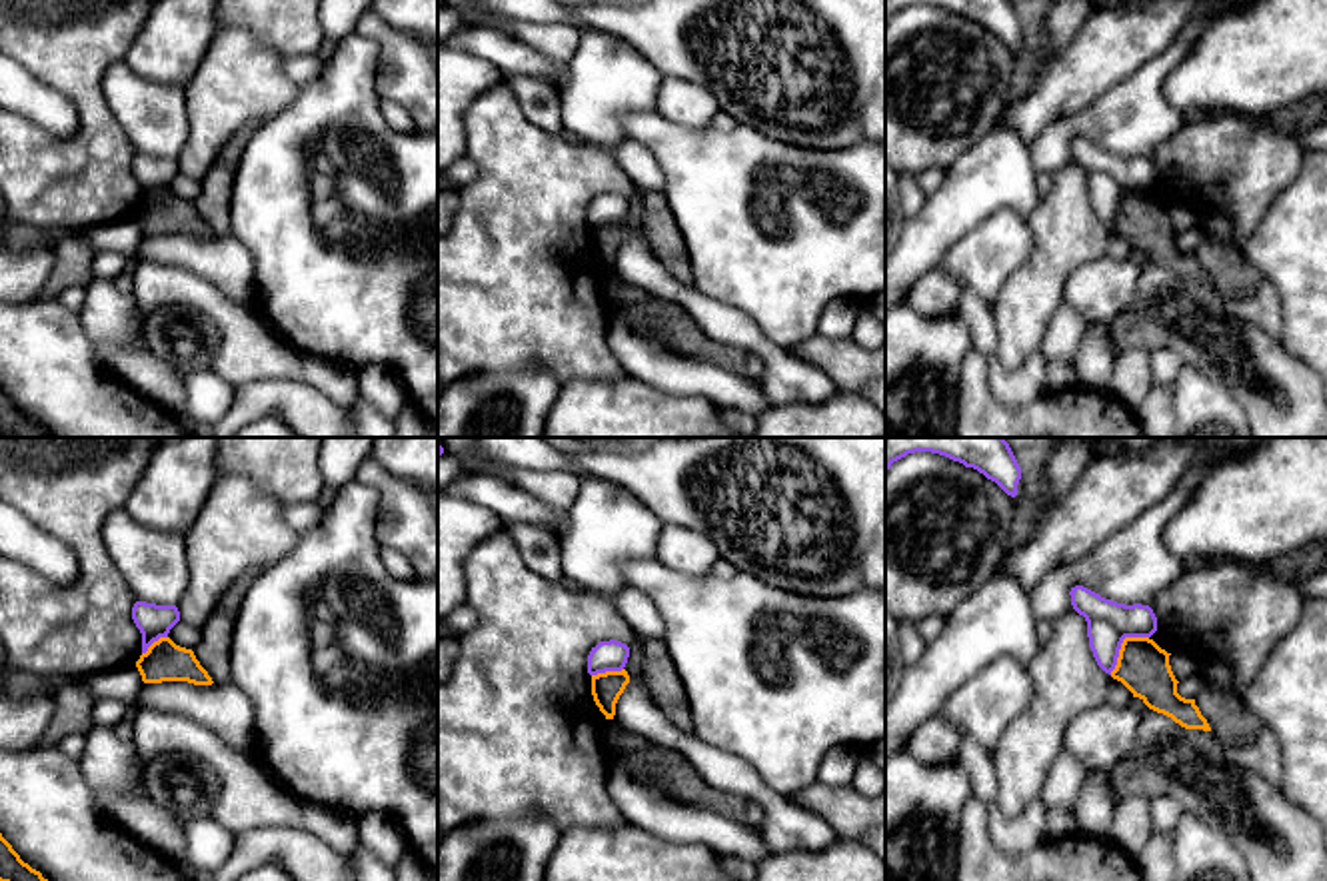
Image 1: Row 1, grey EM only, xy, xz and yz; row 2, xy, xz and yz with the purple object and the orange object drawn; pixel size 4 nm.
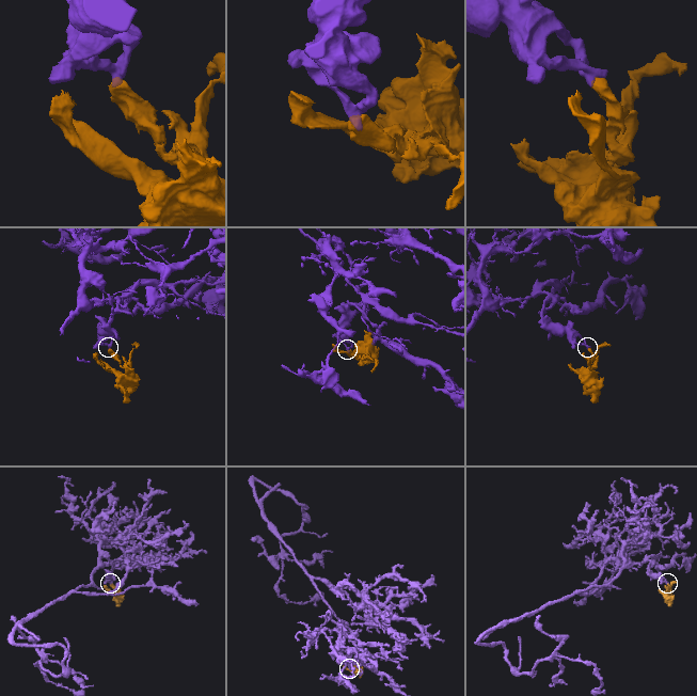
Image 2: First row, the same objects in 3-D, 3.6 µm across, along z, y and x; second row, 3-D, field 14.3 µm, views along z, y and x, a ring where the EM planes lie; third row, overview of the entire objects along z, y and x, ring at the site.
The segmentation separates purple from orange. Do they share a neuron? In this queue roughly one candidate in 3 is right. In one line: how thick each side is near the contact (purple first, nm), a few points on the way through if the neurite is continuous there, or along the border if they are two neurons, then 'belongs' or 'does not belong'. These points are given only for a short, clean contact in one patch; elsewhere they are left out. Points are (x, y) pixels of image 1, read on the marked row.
180 nm thick on the purple side, 220 nm on the other; border along yz (1148, 636), (1128, 636), (1110, 674); does not belong

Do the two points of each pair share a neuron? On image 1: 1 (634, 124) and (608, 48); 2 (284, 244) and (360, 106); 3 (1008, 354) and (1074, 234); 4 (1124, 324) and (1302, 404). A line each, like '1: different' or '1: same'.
1: different
2: same
3: same
4: same

